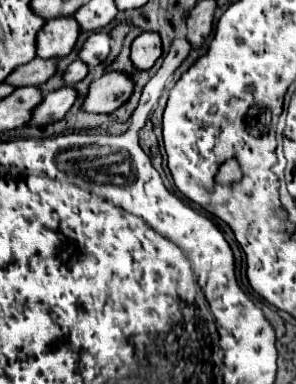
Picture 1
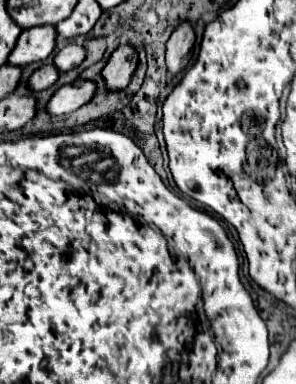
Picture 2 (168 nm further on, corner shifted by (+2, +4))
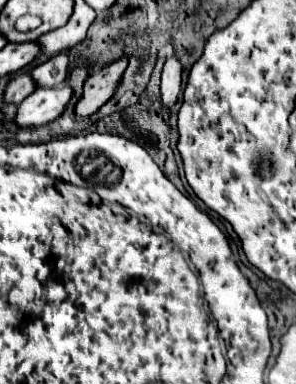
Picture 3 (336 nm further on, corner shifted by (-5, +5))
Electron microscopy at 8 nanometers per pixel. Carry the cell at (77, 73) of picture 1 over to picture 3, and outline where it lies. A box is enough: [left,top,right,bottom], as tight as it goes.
[5,75,37,103]

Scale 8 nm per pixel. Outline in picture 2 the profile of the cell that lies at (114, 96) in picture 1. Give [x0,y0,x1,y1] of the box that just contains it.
[46,80,96,118]

